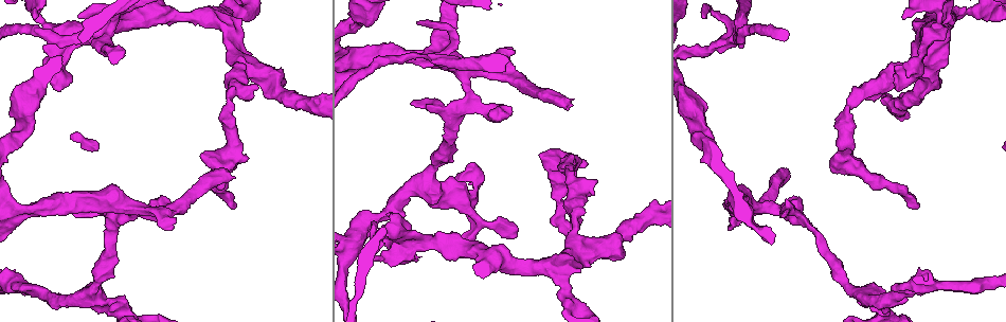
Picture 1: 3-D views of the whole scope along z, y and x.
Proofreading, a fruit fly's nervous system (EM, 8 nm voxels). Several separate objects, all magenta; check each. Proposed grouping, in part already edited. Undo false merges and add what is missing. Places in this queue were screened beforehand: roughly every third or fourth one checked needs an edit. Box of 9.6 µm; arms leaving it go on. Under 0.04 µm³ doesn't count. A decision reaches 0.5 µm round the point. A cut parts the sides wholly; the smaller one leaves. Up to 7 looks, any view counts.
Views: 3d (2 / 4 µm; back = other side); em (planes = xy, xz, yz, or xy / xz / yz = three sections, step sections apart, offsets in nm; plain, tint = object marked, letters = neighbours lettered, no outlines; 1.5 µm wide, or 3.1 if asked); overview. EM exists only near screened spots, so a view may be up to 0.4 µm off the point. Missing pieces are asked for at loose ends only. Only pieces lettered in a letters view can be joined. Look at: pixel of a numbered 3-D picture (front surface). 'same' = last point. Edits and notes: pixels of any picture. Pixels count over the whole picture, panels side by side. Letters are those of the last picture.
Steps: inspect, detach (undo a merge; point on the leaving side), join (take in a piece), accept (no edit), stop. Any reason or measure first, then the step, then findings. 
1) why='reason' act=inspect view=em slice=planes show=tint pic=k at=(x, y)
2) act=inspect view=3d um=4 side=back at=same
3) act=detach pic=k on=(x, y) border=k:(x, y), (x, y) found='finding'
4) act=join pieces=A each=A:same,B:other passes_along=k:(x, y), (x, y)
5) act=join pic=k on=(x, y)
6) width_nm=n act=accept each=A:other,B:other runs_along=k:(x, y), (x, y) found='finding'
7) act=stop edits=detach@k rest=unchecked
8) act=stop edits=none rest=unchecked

why='branch stops here' act=inspect view=3d um=4 pic=1 at=(419, 62)

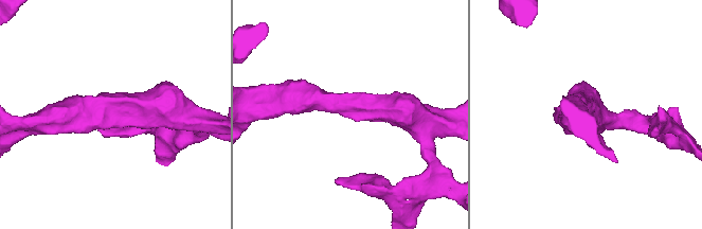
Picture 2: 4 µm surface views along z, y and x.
why='need the tissue' act=inspect view=em slice=yz step=8 show=letters pic=2 at=(114, 126)

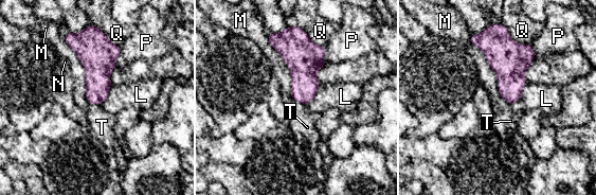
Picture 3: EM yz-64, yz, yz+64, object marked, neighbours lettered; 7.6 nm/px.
act=accept each=L:other,M:other,N:other,P:other,Q:other,T:other border=3:(526, 83), (521, 96), (510, 105) found='no lettered piece goes on from it'

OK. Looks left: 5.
why='thick turns thin' act=inspect view=3d um=2 pic=1 at=(939, 16)

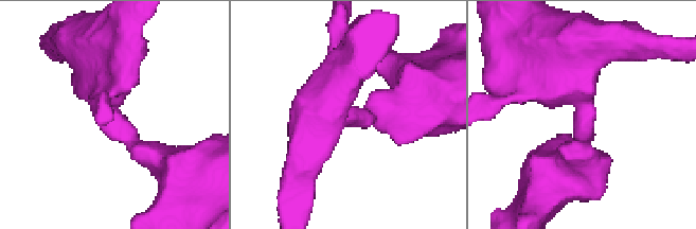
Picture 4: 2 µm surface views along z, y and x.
arms=3 arm_widths_nm=260,340,380 why='shape alone is not enough' act=inspect view=em slice=planes show=tint pic=4 at=(583, 110)

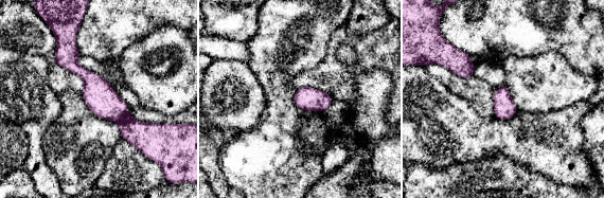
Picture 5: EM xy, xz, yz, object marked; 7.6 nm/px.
why='what lies round it' act=inspect view=em slice=planes show=letters at=same

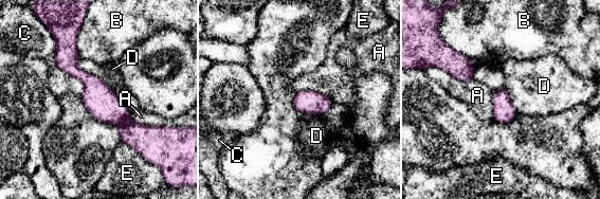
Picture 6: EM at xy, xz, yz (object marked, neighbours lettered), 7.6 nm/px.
width_nm=140 act=detach pic=6 on=(103, 104) each=A:other,B:other,C:other,D:other,E:other part_leaving=6:(74, 28), (69, 62), (115, 122) found='two cells meet here'

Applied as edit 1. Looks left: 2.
why='redraw' act=inspect view=overview

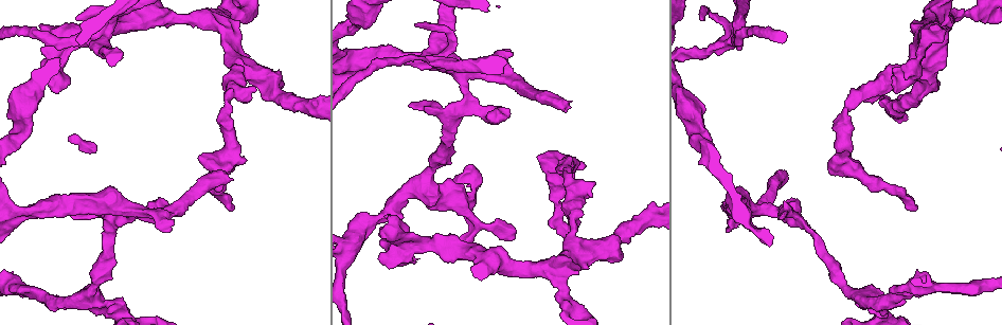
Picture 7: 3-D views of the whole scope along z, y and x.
why='stops while still wide' act=inspect view=em slice=planes show=letters pic=7 at=(541, 157)

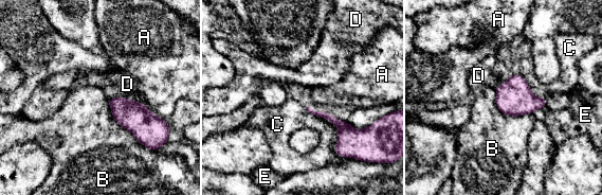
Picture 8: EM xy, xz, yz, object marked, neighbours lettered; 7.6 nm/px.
act=accept each=A:other,B:other,C:other,D:other,E:other border=8:(108, 98), (111, 116), (151, 151) found='no lettered piece goes on from it'

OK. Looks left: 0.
act=stop edits=detach@6 rest=unchecked

